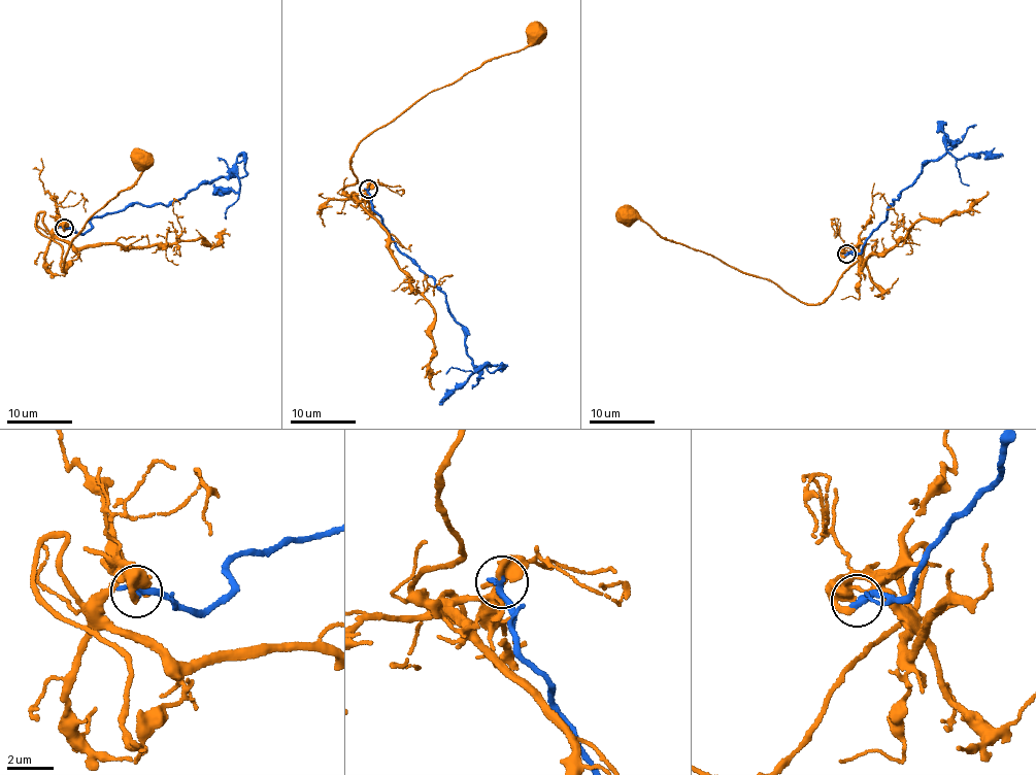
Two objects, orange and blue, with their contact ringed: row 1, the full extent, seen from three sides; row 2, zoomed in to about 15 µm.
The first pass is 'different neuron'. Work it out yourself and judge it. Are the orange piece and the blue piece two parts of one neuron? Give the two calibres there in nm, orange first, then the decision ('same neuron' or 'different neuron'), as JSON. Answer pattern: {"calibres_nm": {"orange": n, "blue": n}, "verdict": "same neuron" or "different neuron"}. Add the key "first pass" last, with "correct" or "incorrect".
{"calibres_nm": {"orange": 280, "blue": 360}, "verdict": "same neuron", "first pass": "incorrect"}

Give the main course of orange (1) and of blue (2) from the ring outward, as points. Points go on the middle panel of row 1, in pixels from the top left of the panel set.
1: (369, 188), (356, 199), (343, 192), (356, 181), (361, 141), (534, 32)
2: (369, 190), (394, 246), (446, 295), (467, 356), (485, 367), (438, 404)

